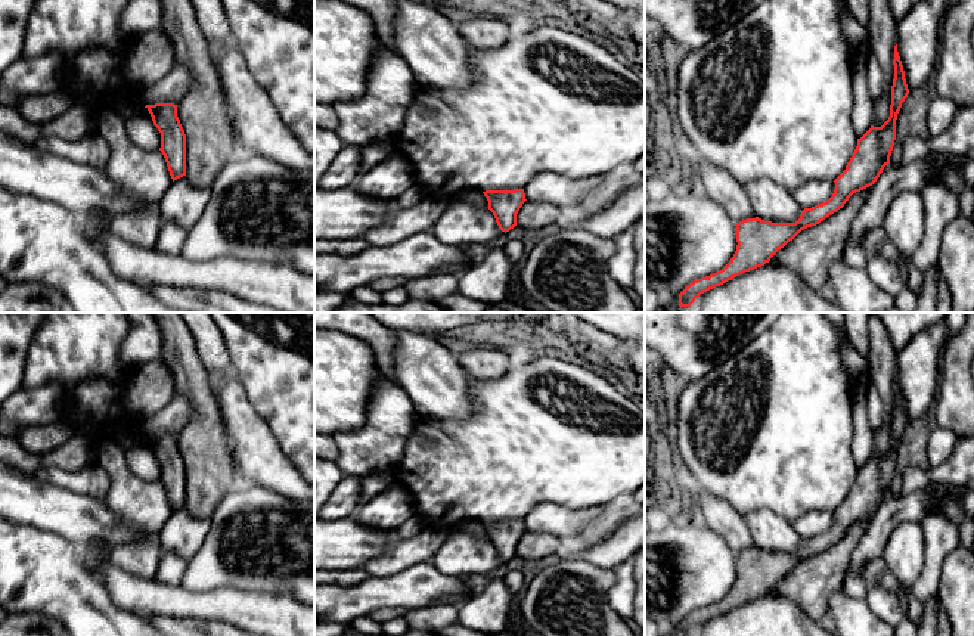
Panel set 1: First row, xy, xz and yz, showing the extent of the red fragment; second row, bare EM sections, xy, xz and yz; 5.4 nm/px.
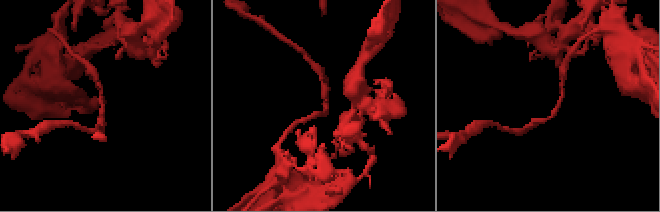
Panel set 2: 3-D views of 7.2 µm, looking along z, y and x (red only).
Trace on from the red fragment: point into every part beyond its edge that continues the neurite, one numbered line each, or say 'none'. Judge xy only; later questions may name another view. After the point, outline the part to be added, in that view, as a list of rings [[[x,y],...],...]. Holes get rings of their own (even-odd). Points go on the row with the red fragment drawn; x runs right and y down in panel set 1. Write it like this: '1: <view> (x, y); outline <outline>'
1: xy (210, 140); outline [[[161,0],[164,7],[164,34],[170,38],[176,62],[193,72],[193,84],[177,103],[177,117],[186,134],[186,177],[199,187],[211,187],[221,168],[238,153],[220,72],[211,53],[211,43],[201,32],[190,0]]]

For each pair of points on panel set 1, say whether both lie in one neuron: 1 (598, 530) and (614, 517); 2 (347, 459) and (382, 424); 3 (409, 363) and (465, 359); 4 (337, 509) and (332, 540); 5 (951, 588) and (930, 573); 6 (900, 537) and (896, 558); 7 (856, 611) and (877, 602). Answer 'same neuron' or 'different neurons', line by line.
1: same neuron
2: same neuron
3: different neurons
4: different neurons
5: different neurons
6: same neuron
7: different neurons

